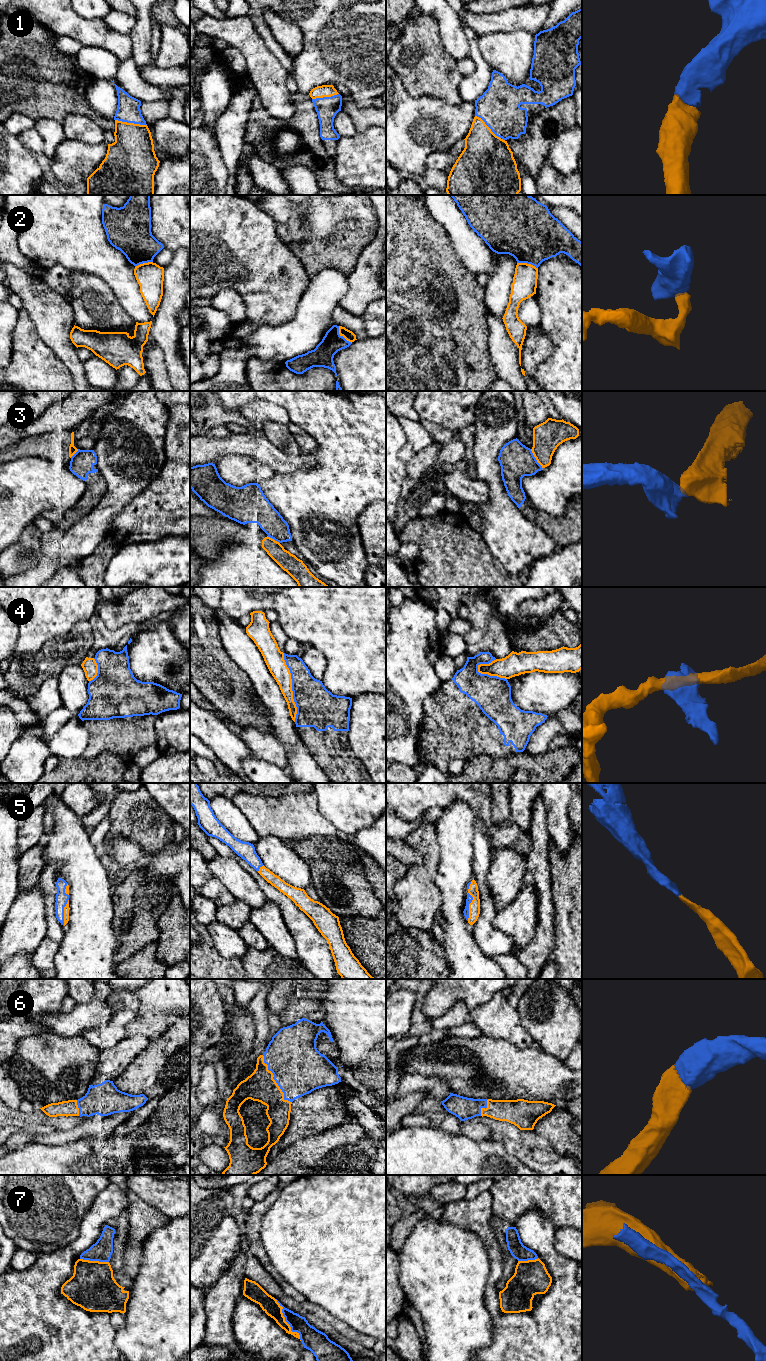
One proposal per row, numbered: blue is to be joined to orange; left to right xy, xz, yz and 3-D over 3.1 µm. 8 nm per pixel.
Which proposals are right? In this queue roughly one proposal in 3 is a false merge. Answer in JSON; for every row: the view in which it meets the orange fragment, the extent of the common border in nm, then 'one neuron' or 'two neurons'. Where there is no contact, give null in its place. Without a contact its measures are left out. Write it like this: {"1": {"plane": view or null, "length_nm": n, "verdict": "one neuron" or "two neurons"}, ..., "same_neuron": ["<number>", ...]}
{"1": {"plane": "xy", "length_nm": 260, "verdict": "one neuron"}, "2": {"plane": "xz", "length_nm": 180, "verdict": "two neurons"}, "3": {"plane": "yz", "length_nm": 190, "verdict": "two neurons"}, "4": {"plane": "xz", "length_nm": 550, "verdict": "two neurons"}, "5": {"plane": "yz", "length_nm": 240, "verdict": "one neuron"}, "6": {"plane": "xz", "length_nm": 440, "verdict": "one neuron"}, "7": {"plane": "xz", "length_nm": 400, "verdict": "two neurons"}, "same_neuron": ["1", "5", "6"]}

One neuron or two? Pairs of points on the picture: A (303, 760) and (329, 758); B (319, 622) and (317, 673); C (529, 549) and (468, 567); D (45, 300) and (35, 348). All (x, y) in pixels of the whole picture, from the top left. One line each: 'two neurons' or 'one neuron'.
A: two neurons
B: two neurons
C: two neurons
D: two neurons

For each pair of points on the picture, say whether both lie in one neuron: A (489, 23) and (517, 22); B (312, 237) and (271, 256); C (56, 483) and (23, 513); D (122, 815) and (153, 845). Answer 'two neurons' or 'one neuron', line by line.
A: one neuron
B: two neurons
C: one neuron
D: one neuron

